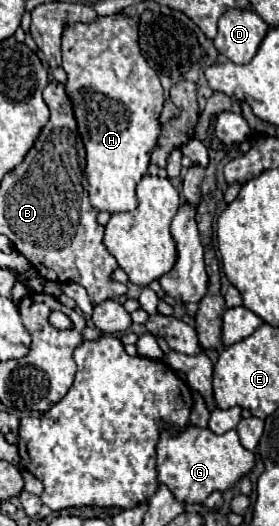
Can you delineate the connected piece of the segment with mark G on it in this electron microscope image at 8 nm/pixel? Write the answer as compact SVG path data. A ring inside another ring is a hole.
M188 425L188 429L178 437L172 437L170 433L164 431L156 451L158 451L156 461L158 483L166 485L180 503L202 505L210 493L230 491L256 465L254 453L240 445L238 433L234 429L224 435L214 435L210 429L198 429Z

